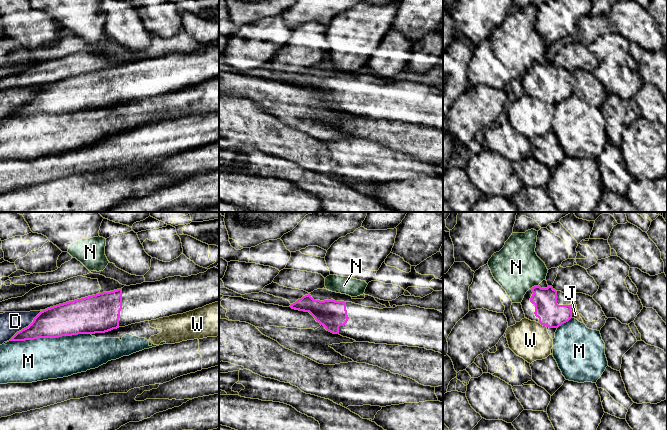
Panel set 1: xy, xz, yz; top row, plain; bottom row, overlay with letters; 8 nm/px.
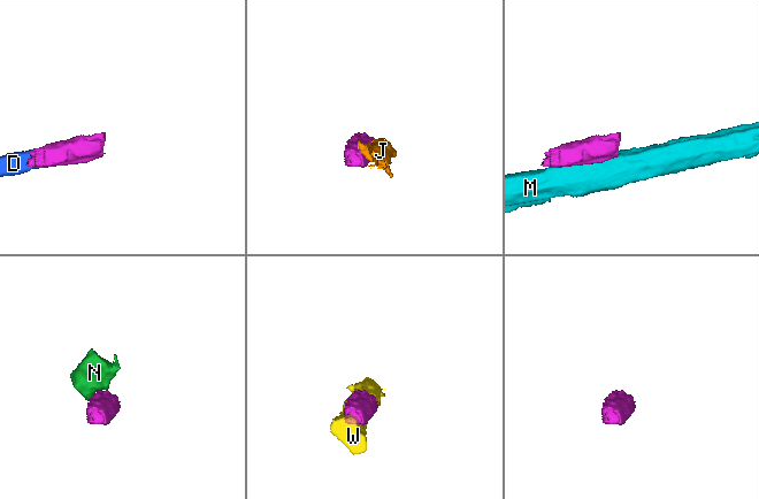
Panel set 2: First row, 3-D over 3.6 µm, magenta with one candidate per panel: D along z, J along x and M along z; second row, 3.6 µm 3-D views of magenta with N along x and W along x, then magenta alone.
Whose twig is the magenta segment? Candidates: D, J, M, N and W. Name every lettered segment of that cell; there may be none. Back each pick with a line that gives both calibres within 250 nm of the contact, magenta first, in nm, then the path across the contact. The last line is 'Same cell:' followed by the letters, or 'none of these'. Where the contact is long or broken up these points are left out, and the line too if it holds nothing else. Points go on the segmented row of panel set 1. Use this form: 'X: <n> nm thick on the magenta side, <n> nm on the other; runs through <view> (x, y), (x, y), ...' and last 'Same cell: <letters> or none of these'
Same cell: none of these

